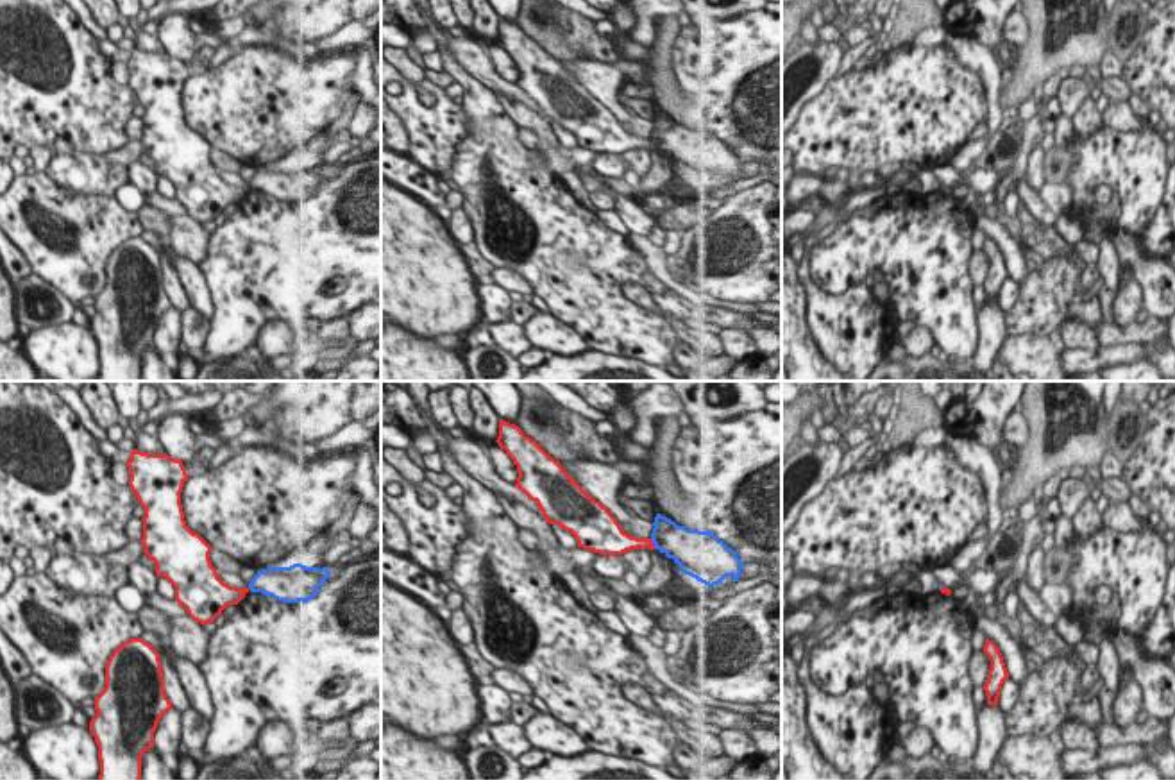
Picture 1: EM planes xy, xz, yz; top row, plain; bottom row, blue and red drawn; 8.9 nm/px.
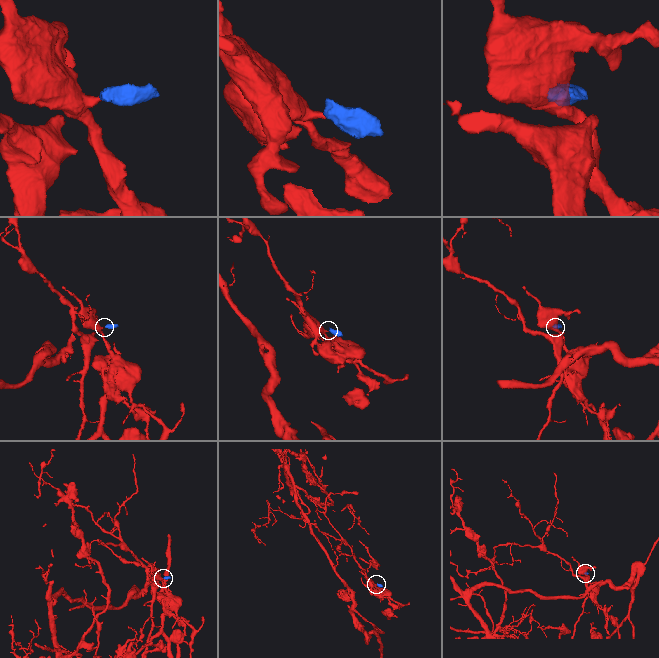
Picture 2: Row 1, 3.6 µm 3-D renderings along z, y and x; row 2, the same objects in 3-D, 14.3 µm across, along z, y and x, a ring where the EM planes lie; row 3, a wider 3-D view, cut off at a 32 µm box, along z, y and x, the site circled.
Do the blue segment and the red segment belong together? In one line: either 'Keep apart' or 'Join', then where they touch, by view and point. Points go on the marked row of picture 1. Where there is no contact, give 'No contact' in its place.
Keep apart. Touches blue at xz (653, 542)

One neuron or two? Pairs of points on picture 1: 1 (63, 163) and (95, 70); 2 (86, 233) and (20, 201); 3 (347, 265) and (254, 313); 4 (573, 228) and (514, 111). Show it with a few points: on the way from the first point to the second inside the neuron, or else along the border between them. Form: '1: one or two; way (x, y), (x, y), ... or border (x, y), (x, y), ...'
1: two; border (58, 149), (102, 156)
2: one; way (70, 222), (54, 220), (36, 203)
3: one; way (321, 265), (285, 265), (263, 287)
4: two; border (492, 93), (503, 113), (517, 127)

